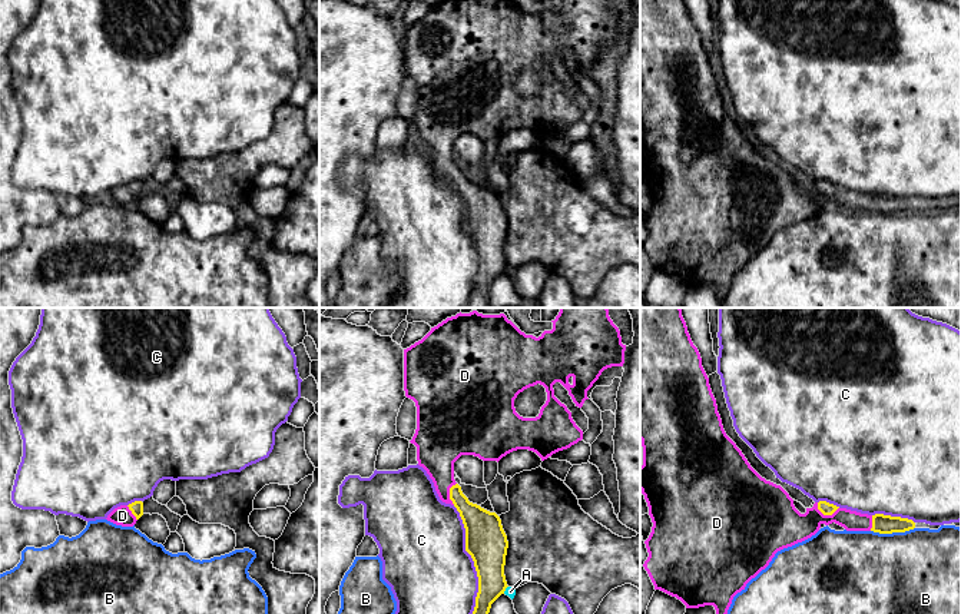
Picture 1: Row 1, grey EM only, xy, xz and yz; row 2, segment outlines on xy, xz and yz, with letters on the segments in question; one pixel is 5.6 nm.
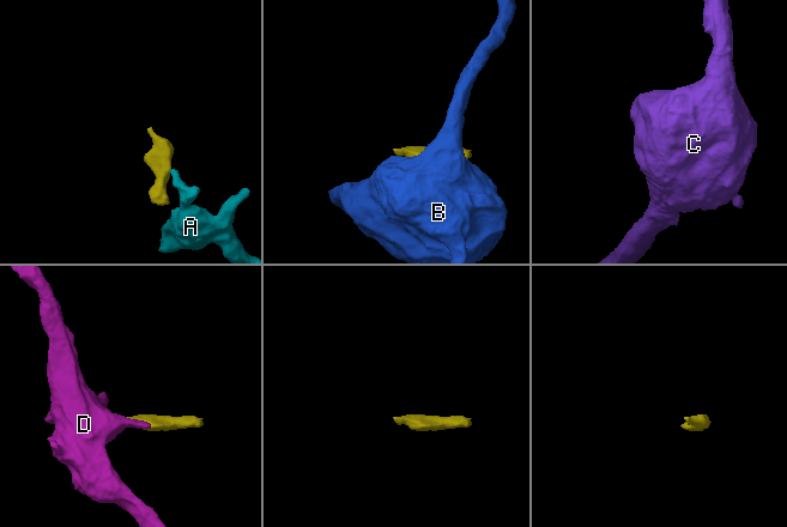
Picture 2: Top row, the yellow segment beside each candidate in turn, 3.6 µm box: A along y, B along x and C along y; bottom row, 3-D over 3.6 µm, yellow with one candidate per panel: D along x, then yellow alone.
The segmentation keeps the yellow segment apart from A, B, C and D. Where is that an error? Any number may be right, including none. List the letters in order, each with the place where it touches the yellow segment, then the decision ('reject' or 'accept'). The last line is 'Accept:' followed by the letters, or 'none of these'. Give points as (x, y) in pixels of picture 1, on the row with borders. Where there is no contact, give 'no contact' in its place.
A: meets yellow in xz at (504, 590); reject
B: meets yellow in yz at (892, 531); reject
C: meets yellow in xz at (473, 560); reject
D: meets yellow in yz at (825, 514); accept
Accept: D

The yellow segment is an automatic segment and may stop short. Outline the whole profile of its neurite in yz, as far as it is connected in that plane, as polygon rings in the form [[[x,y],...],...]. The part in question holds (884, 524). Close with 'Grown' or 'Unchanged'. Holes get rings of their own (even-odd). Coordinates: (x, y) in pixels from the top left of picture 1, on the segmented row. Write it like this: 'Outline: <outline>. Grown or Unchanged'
Outline: [[[640,308],[640,441],[640,491],[653,522],[644,541],[649,557],[643,567],[655,590],[676,597],[686,608],[713,605],[716,614],[728,614],[733,597],[769,565],[778,551],[811,538],[822,524],[835,522],[846,531],[879,534],[915,528],[908,518],[861,514],[826,501],[815,502],[801,514],[781,485],[762,478],[723,429],[700,354],[690,339],[680,308]]]. Grown

